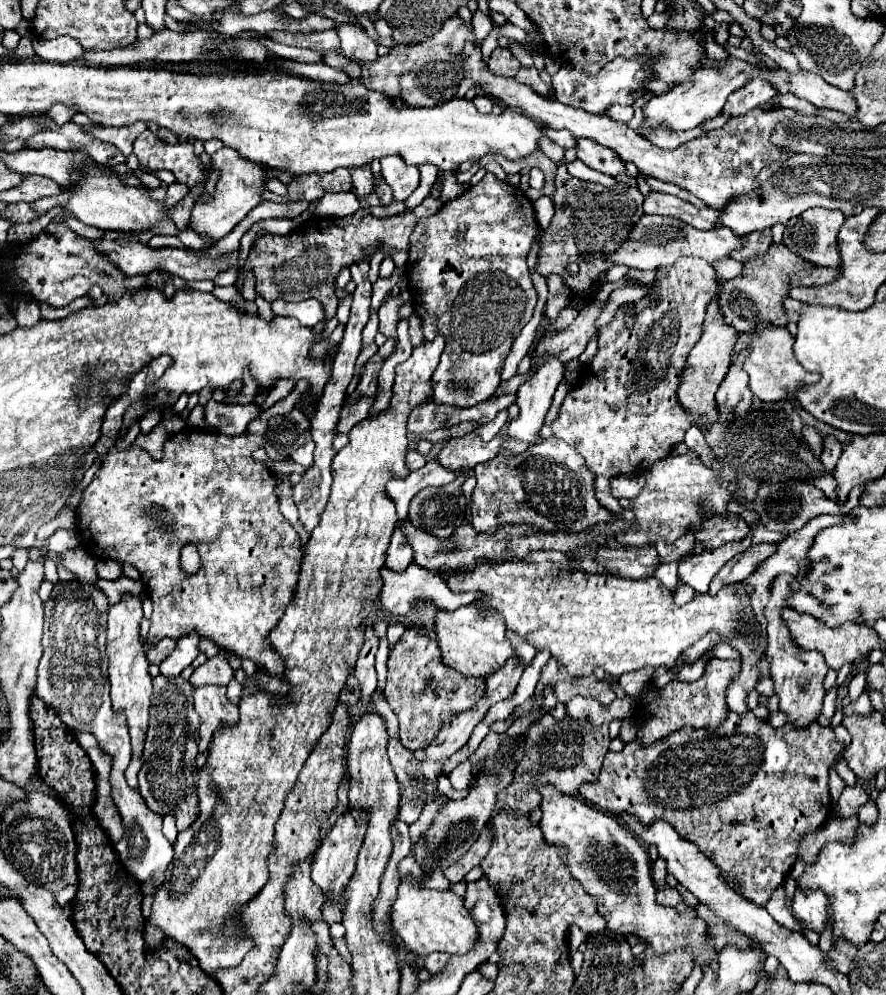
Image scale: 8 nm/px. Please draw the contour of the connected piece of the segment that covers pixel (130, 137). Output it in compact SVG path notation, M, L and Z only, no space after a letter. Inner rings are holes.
M138 121L134 125L124 125L124 127L104 127L104 125L86 125L84 131L94 135L96 139L114 143L126 157L132 153L132 145L136 137L146 129L146 123Z

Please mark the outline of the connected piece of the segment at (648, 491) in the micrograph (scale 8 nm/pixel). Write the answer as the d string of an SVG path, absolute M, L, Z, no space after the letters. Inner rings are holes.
M688 451L686 455L680 455L680 457L668 455L666 459L656 461L646 473L646 483L644 483L640 495L630 499L630 507L632 507L636 519L626 533L616 537L616 541L636 545L636 547L648 547L650 545L648 539L652 539L652 545L656 545L656 541L660 541L660 537L662 537L672 543L674 539L684 535L690 525L698 527L698 513L700 513L700 505L696 503L698 497L708 501L708 509L714 515L724 515L728 495L732 495L732 493L722 489L718 485L716 477L718 477L718 473L708 469L706 465L702 465L702 461L692 451Z

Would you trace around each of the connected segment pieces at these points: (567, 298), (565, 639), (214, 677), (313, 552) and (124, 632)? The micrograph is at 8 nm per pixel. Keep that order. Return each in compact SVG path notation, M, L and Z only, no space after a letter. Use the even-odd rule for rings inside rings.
M550 275L546 277L548 281L548 301L546 301L546 315L550 317L550 321L554 321L558 317L558 313L570 305L572 295L570 289L566 289L564 281L560 275Z
M534 551L534 553L528 553L524 559L506 559L506 561L496 561L496 563L488 563L488 559L478 559L476 561L476 567L474 569L462 569L462 571L446 571L444 575L450 579L450 589L454 593L462 593L462 591L480 591L482 593L482 599L478 599L478 611L482 613L488 613L488 611L498 611L506 623L508 623L508 629L518 633L522 639L526 639L528 643L532 643L532 647L536 647L538 651L540 649L548 649L552 653L552 657L556 657L556 661L560 665L564 665L568 669L568 673L572 677L584 677L584 675L592 675L596 667L602 667L606 671L606 675L614 675L614 677L620 677L624 673L630 673L630 671L638 671L642 667L660 667L660 665L666 665L666 667L672 667L672 663L676 663L676 659L690 647L694 645L700 637L704 637L708 631L718 631L720 635L724 637L730 637L734 633L740 633L740 631L752 631L752 633L758 633L758 625L752 623L752 613L750 613L750 599L746 595L746 585L740 583L740 585L724 585L716 595L708 595L708 593L696 593L694 599L690 603L686 603L684 607L676 607L674 605L674 597L672 593L656 579L656 577L650 577L650 579L628 579L628 577L620 577L620 575L614 575L614 573L586 573L582 569L562 569L558 567L556 563L546 559L546 557L558 557L560 553L556 551Z
M220 651L216 657L208 659L204 665L200 665L198 669L194 669L190 683L192 687L200 687L200 685L228 685L234 677L232 667L228 665L228 651Z
M438 335L432 343L424 341L420 347L416 347L410 355L408 361L396 365L396 381L394 381L394 395L392 395L392 401L390 401L390 409L386 413L380 413L372 419L364 419L362 423L358 423L352 433L348 433L350 437L350 443L338 451L338 455L334 457L332 461L332 477L334 477L334 483L332 483L332 491L330 491L330 499L326 503L326 509L320 517L320 525L312 531L310 535L310 541L306 545L306 553L304 553L304 559L302 559L302 567L300 567L300 579L298 579L298 587L296 587L296 593L294 593L294 599L292 603L288 605L288 609L284 611L284 617L280 619L280 623L272 629L272 633L268 635L270 637L270 643L272 647L282 655L284 663L286 663L286 673L284 673L284 681L292 683L294 691L290 695L292 703L288 703L286 707L282 709L276 709L270 705L270 695L264 691L264 689L256 689L254 687L254 681L246 681L246 687L244 687L244 697L238 705L240 709L240 723L234 725L234 727L226 727L226 729L220 729L216 735L214 735L214 741L212 741L212 747L210 747L210 753L208 753L208 763L206 767L200 771L200 781L198 781L198 799L200 799L200 815L196 819L196 825L188 827L188 831L182 831L178 833L178 839L174 843L174 861L168 865L168 871L166 871L166 881L164 881L164 887L160 887L156 891L156 899L154 899L154 905L152 905L152 915L148 919L148 931L144 931L144 939L148 939L148 947L156 947L160 945L160 939L176 939L176 941L182 941L190 951L192 955L198 959L200 967L208 973L208 975L214 975L218 969L224 969L224 967L236 967L242 963L244 955L252 949L252 941L250 939L244 939L244 937L238 937L238 939L232 939L228 933L224 933L220 927L222 923L226 923L228 919L232 919L236 915L236 909L240 905L244 905L246 901L250 901L252 897L258 895L258 891L264 887L264 883L268 881L268 867L266 867L266 861L268 861L268 855L274 847L274 825L276 825L276 819L280 817L280 811L284 807L284 801L286 801L286 795L292 791L298 775L300 775L300 769L304 765L304 761L308 759L310 751L312 751L312 745L322 737L322 733L328 729L330 725L330 709L336 707L338 703L338 695L346 683L346 677L348 673L352 671L356 659L358 659L358 651L360 651L360 645L362 645L362 639L364 635L360 635L360 629L364 625L364 619L366 615L374 609L376 605L376 597L380 593L380 567L384 567L384 559L386 559L386 549L390 545L390 537L394 533L394 527L398 523L398 517L396 517L396 509L392 507L392 501L388 499L388 495L384 495L384 485L390 481L390 479L402 479L404 475L408 475L408 467L406 467L406 451L408 451L408 431L406 431L406 421L408 421L408 413L430 399L432 395L432 371L436 369L436 363L440 361L440 355L442 355L442 349L444 349L444 337ZM208 781L216 781L218 785L218 793L214 793L210 787L208 787Z
M124 595L120 603L112 605L108 611L107 619L107 643L106 655L110 661L108 677L110 677L110 699L114 713L124 713L128 731L132 737L132 761L126 767L124 775L130 787L138 787L138 771L142 767L142 753L144 753L144 741L148 731L148 709L150 709L150 695L152 695L152 677L148 673L148 659L142 651L140 643L140 619L142 619L142 599Z

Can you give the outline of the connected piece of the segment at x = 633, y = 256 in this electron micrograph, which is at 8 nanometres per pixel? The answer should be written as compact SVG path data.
M642 215L638 223L630 229L628 237L620 243L620 247L608 255L608 261L614 265L624 265L630 269L658 269L672 265L678 257L700 257L708 263L716 259L728 257L732 251L742 247L742 237L728 231L728 227L716 227L710 231L694 229L692 225L676 219L676 217L662 217L662 215Z

